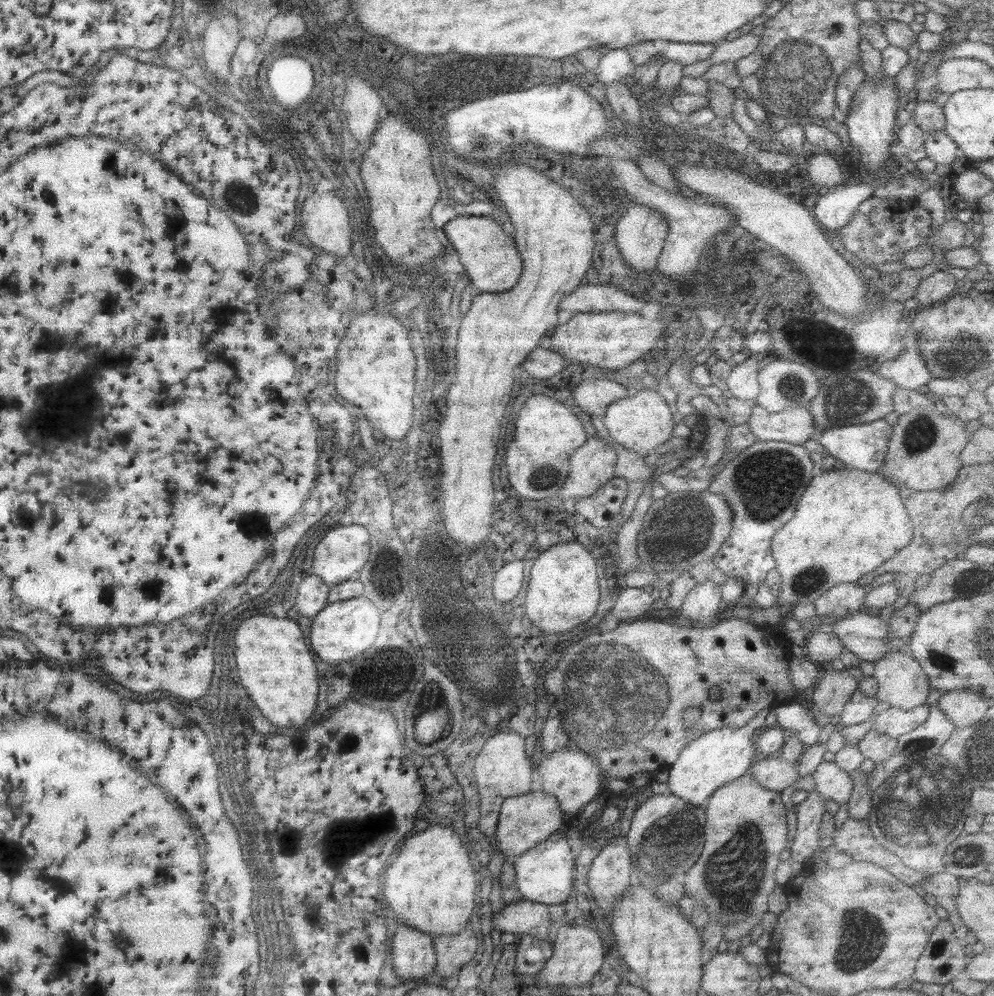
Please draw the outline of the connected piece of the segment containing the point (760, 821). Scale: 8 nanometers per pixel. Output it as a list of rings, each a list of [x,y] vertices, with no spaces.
[[[747,770],[739,778],[720,786],[702,805],[704,812],[704,838],[702,852],[681,877],[684,895],[700,902],[707,909],[709,920],[716,920],[723,929],[741,923],[747,917],[761,919],[767,913],[767,898],[773,892],[774,872],[779,853],[788,849],[785,808],[780,793],[765,790],[754,783]]]

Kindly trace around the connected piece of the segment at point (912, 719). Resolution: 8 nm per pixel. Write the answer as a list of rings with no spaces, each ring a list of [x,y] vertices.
[[[927,704],[907,710],[889,706],[882,707],[879,713],[876,714],[870,730],[896,739],[898,736],[919,726],[927,718],[928,709]]]

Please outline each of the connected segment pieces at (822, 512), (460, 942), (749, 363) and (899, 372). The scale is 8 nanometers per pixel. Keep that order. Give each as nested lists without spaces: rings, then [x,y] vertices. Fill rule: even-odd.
[[[842,468],[813,476],[789,524],[770,540],[780,578],[776,609],[812,603],[832,586],[873,572],[909,542],[913,529],[909,520],[897,487],[876,472]]]
[[[469,925],[451,936],[436,936],[432,939],[436,960],[434,972],[445,978],[458,974],[461,966],[473,958],[477,938]]]
[[[747,355],[741,364],[733,364],[731,373],[726,379],[726,390],[731,395],[731,399],[755,401],[757,393],[759,393],[756,382],[759,368],[757,361],[756,356]]]
[[[915,335],[914,344],[895,359],[883,362],[875,373],[877,377],[891,381],[897,392],[923,391],[929,380],[932,380],[917,350],[916,338]]]

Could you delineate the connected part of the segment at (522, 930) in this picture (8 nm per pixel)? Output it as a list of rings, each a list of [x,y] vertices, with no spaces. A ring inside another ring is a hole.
[[[518,900],[505,905],[491,920],[491,928],[505,934],[529,935],[541,941],[548,941],[550,916],[547,905],[529,900]]]

